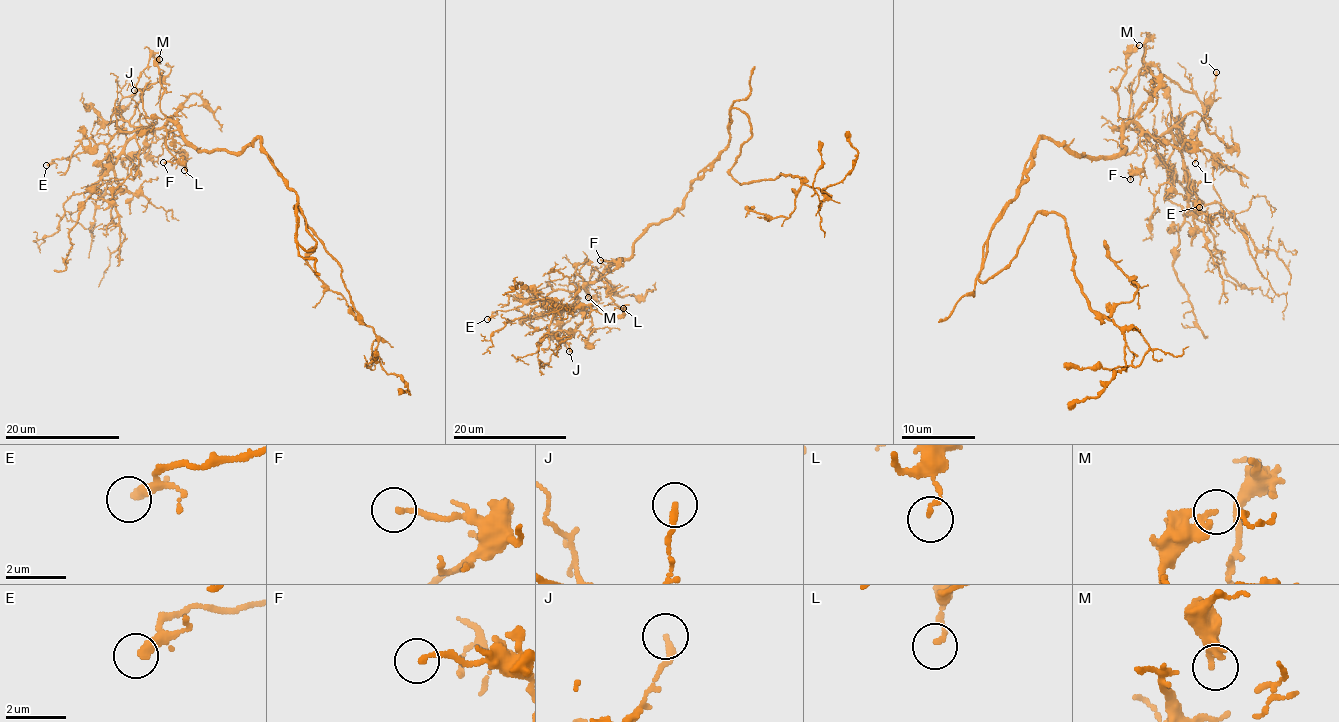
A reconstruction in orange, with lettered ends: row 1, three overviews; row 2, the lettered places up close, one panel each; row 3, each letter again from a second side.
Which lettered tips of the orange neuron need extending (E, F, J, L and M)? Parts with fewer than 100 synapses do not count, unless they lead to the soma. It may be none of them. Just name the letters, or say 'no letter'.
no letter

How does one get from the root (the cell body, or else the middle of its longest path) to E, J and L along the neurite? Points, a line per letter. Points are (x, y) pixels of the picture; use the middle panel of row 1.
E: (717, 156), (692, 183), (683, 207), (653, 223), (628, 257), (577, 289), (555, 290), (487, 319)
J: (717, 156), (692, 183), (683, 207), (653, 223), (628, 257), (590, 282), (565, 310), (558, 338), (569, 351)
L: (717, 156), (692, 183), (683, 207), (653, 223), (628, 257), (602, 275), (608, 295), (623, 308)

